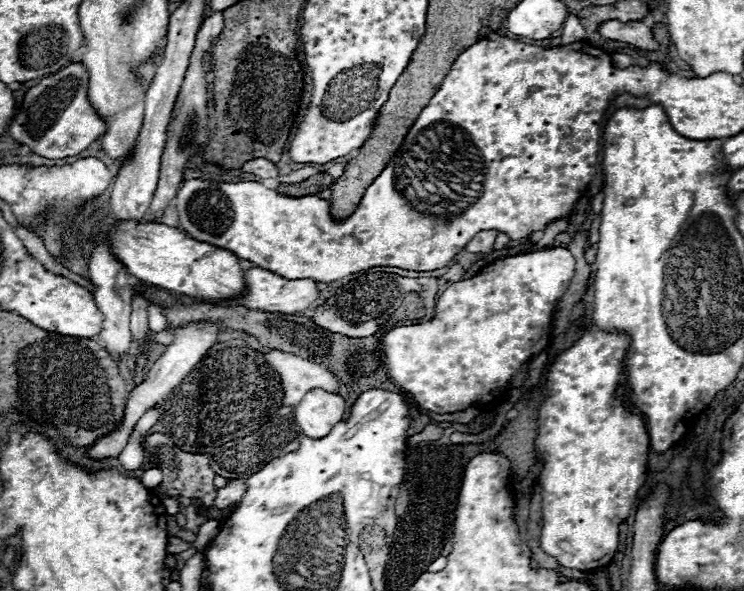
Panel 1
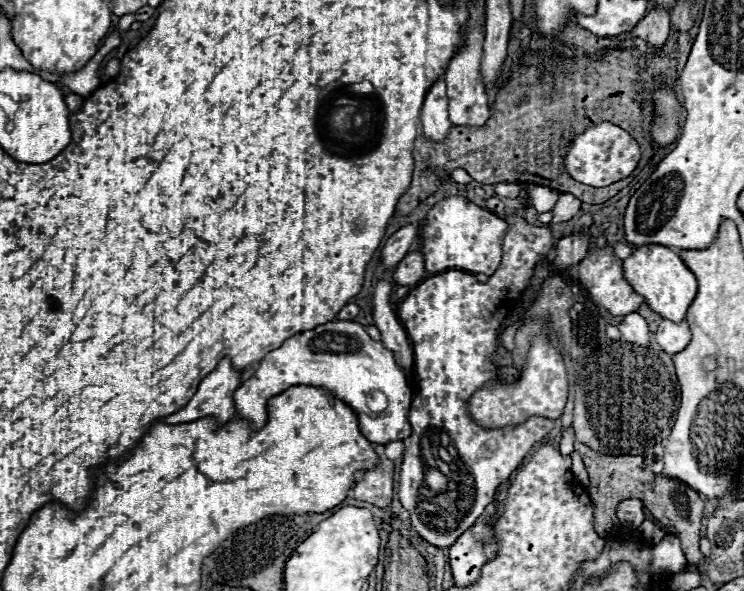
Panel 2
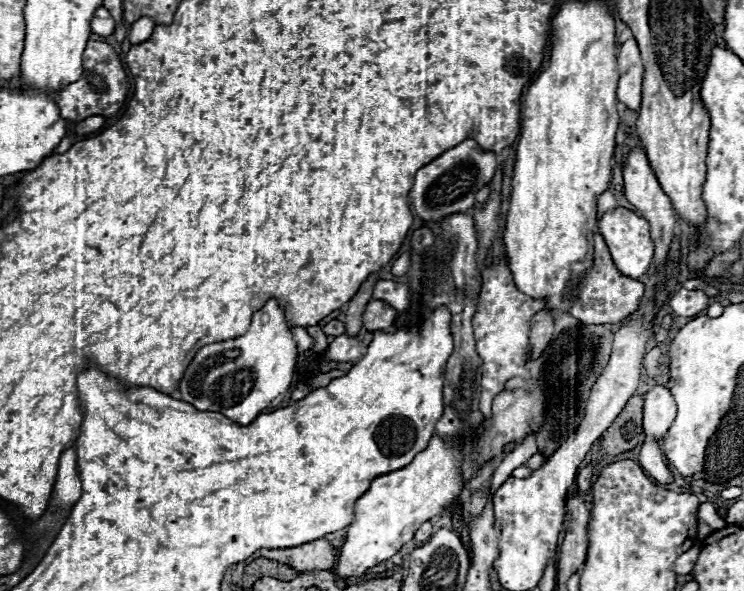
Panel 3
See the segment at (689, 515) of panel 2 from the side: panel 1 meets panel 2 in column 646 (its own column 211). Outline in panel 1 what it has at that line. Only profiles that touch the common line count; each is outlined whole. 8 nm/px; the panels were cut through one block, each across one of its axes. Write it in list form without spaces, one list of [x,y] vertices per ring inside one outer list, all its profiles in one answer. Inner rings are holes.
[[[150,434],[146,436],[144,440],[144,446],[146,446],[146,452],[150,454],[150,460],[156,464],[156,468],[162,470],[164,474],[164,490],[170,494],[170,496],[184,496],[184,498],[196,498],[200,500],[200,508],[212,508],[214,504],[214,498],[216,498],[216,486],[214,486],[214,472],[210,470],[210,464],[208,464],[208,458],[204,454],[186,454],[182,450],[178,450],[168,436],[164,434]]]

